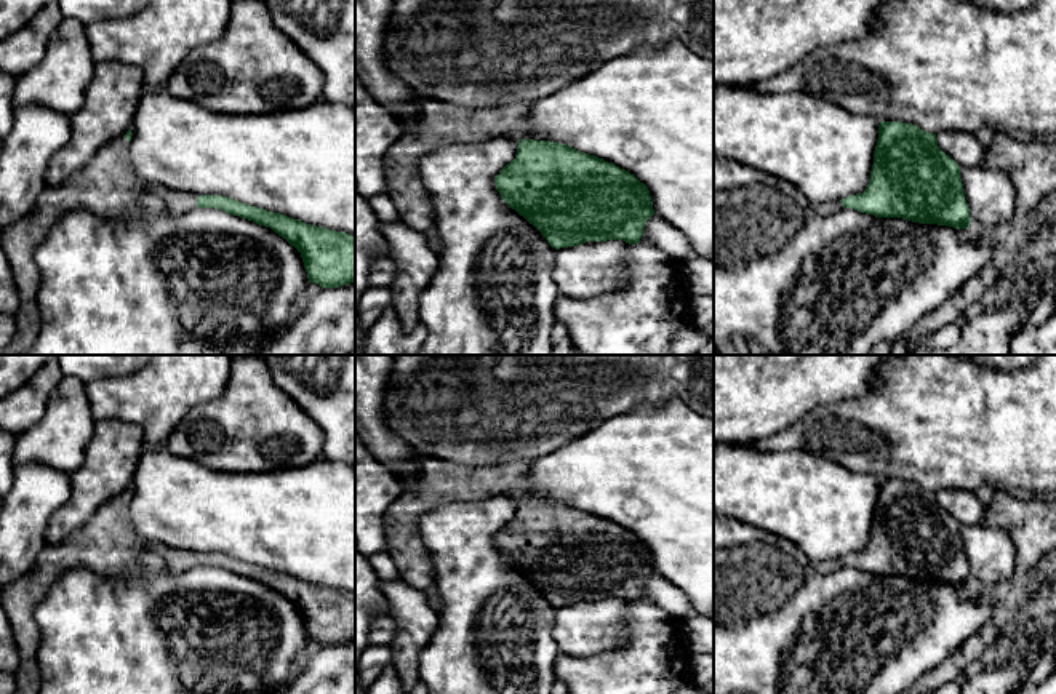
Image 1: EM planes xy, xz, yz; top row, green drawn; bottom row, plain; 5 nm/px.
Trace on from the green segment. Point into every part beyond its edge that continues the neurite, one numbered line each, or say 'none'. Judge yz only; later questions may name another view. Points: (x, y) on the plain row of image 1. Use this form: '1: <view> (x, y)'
none

